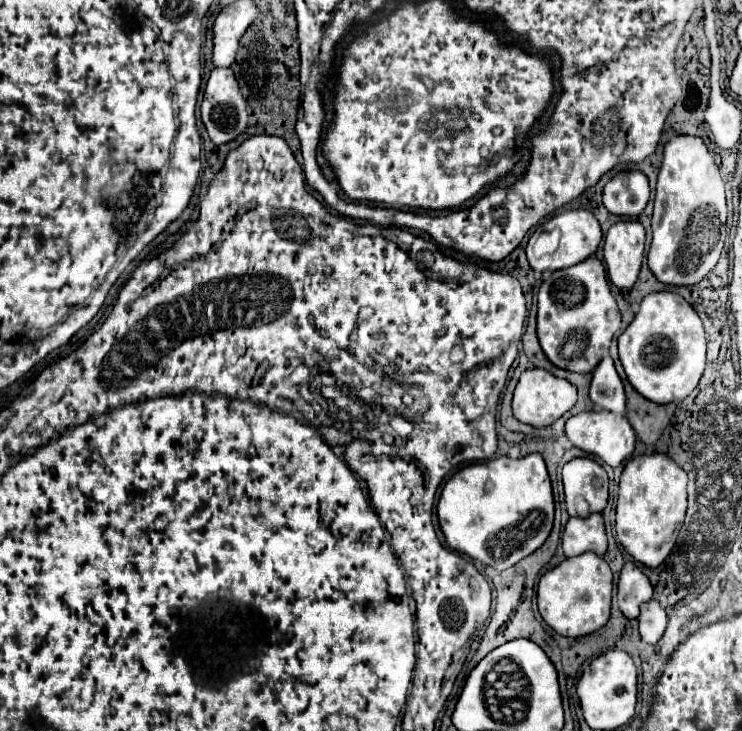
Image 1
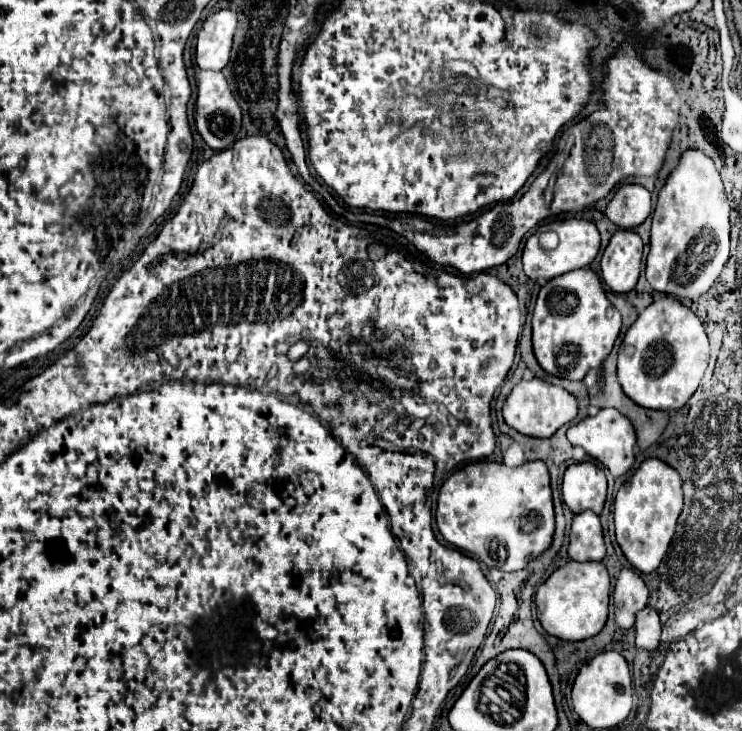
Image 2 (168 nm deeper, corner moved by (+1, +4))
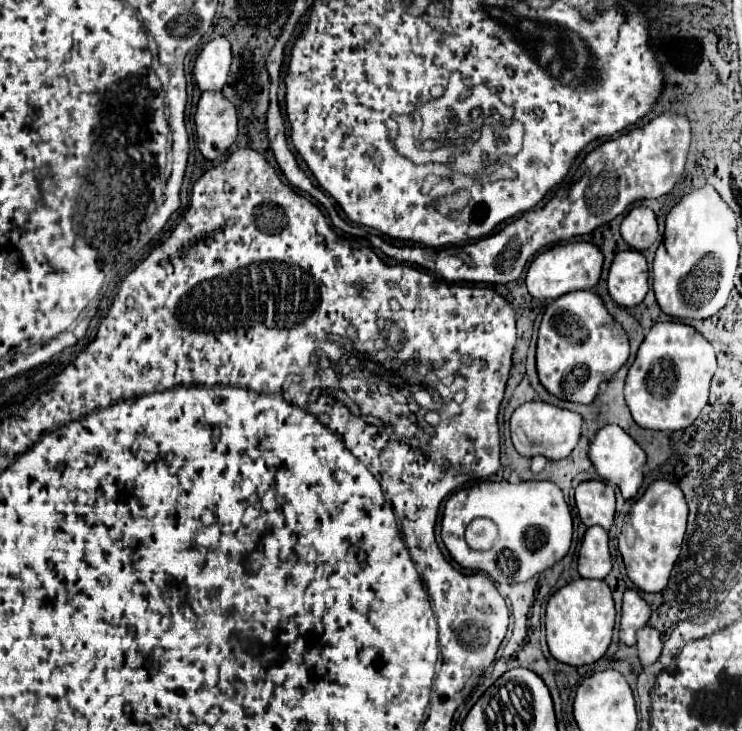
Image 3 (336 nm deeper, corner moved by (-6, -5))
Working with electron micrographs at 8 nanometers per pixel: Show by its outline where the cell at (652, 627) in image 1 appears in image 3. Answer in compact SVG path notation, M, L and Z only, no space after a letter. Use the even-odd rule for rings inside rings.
M645 626L643 630L639 630L637 634L637 650L639 650L639 660L643 666L653 664L663 648L663 640L661 634L655 628Z

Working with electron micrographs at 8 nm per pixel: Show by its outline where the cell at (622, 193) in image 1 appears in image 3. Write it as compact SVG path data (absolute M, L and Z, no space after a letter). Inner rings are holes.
M647 206L633 208L621 224L621 236L637 252L649 248L659 236L655 214Z

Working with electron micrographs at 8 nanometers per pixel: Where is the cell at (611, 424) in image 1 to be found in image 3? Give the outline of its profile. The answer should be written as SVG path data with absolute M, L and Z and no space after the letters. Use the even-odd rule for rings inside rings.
M609 424L609 426L601 428L595 434L593 444L589 446L589 458L591 458L593 466L597 468L597 474L603 480L615 484L621 490L625 500L631 500L631 498L637 496L637 492L639 492L639 488L643 484L643 466L647 462L647 456L641 450L641 446L625 430L621 430L615 424Z

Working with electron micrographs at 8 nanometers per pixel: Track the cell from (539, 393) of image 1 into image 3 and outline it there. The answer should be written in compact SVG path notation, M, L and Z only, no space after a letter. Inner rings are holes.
M525 402L511 416L511 440L515 450L521 456L533 458L537 454L547 460L563 460L567 458L581 438L583 418L577 412L569 412L545 402Z

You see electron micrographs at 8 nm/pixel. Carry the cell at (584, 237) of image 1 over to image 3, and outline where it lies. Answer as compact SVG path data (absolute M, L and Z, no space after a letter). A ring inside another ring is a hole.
M589 242L557 244L535 256L527 270L527 290L533 298L559 298L575 290L591 290L601 278L603 254Z

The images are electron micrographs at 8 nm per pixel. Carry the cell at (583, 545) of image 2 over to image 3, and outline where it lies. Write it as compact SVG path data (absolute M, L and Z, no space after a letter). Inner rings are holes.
M591 526L579 550L579 574L583 578L603 580L611 572L611 554L609 538L601 526Z

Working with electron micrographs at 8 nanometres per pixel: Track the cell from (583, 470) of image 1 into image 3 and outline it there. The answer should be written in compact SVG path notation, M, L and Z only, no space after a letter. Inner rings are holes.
M589 480L581 482L575 488L575 502L579 510L581 522L589 526L603 526L605 530L611 528L613 516L615 516L615 490L613 486L599 482L599 480Z

